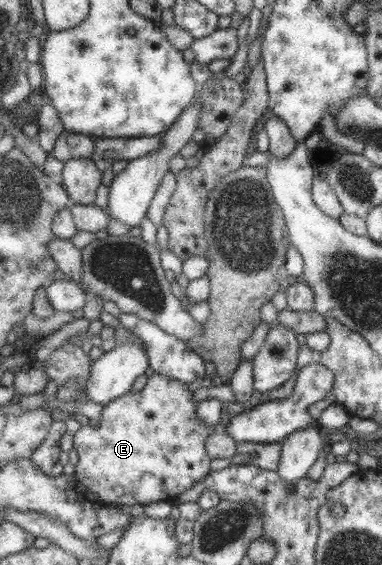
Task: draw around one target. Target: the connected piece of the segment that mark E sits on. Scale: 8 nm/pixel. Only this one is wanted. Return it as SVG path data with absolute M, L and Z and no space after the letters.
M152 373L151 376L147 378L147 381L140 391L128 391L122 396L107 402L103 405L98 420L95 423L81 424L79 429L72 435L73 438L73 448L77 454L77 462L74 465L73 475L76 477L78 482L86 487L90 492L96 494L100 502L107 505L122 505L122 506L134 506L134 504L141 504L143 507L154 501L166 501L167 499L176 498L181 492L189 489L194 483L200 482L210 470L210 458L206 454L205 440L211 434L218 432L218 423L212 426L204 426L196 419L197 403L192 401L192 392L188 390L188 385L186 383L172 380L170 377Z

